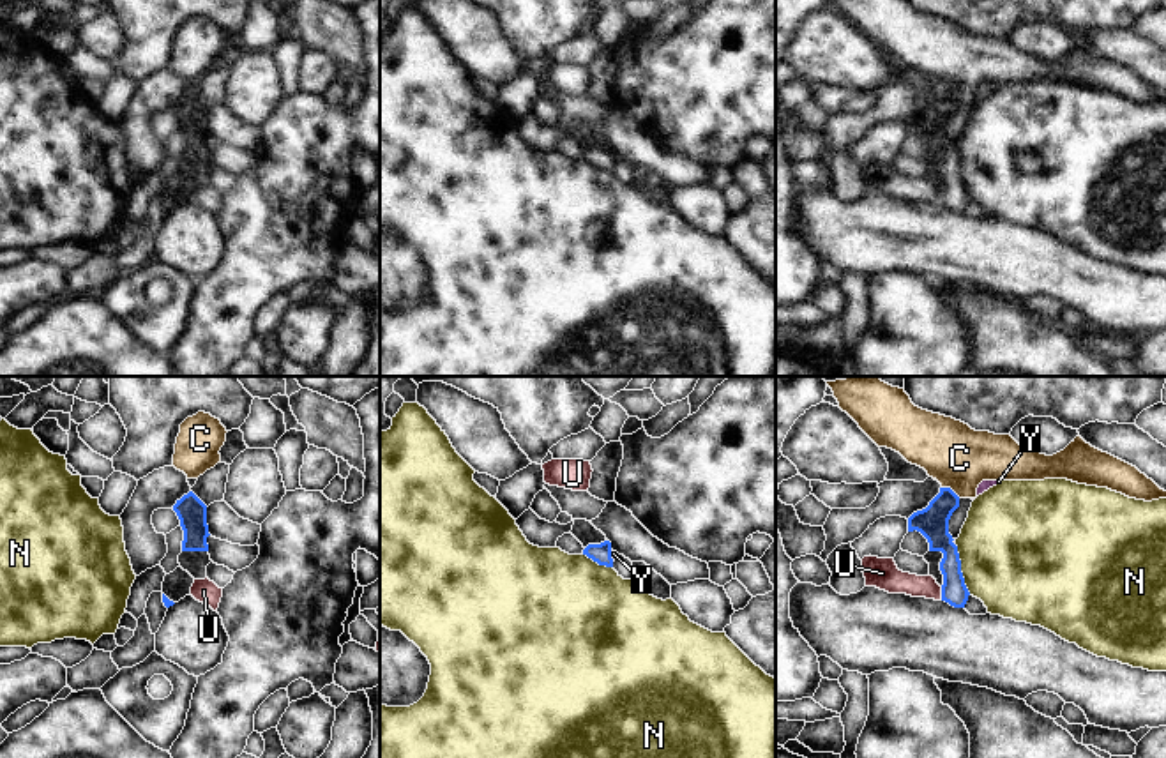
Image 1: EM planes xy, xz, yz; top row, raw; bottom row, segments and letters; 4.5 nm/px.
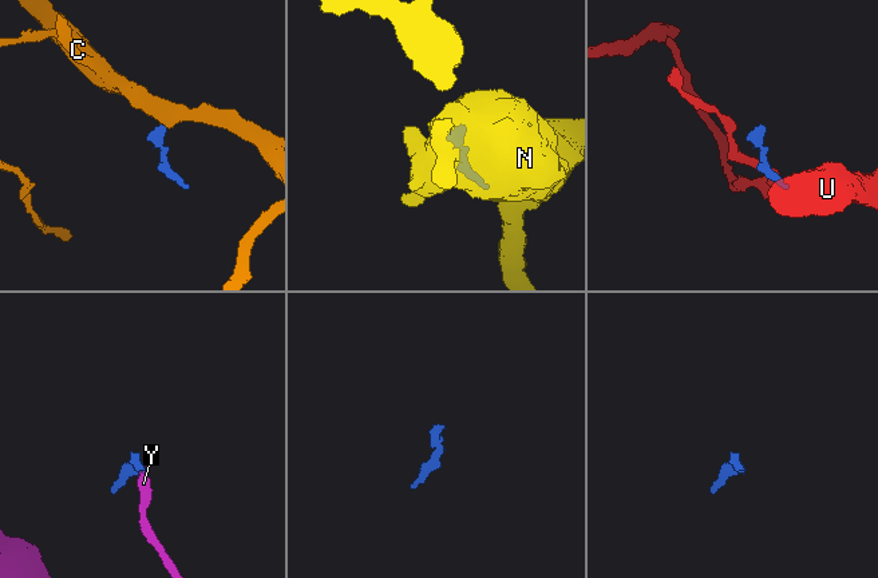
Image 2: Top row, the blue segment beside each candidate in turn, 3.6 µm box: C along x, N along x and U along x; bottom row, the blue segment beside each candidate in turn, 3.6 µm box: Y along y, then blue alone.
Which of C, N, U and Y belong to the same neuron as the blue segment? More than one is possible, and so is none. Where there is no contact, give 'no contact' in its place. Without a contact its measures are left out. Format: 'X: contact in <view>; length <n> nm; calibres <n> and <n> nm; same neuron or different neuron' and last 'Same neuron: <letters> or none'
C: contact in yz; length 100 nm; calibres 140 and 280 nm; different neuron
N: contact in yz; length 240 nm; calibres 140 and 480 nm; different neuron
U: contact in yz; length 60 nm; calibres 120 and 120 nm; different neuron
Y: contact in xz; length 60 nm; calibres 90 and 30 nm; same neuron
Same neuron: Y

